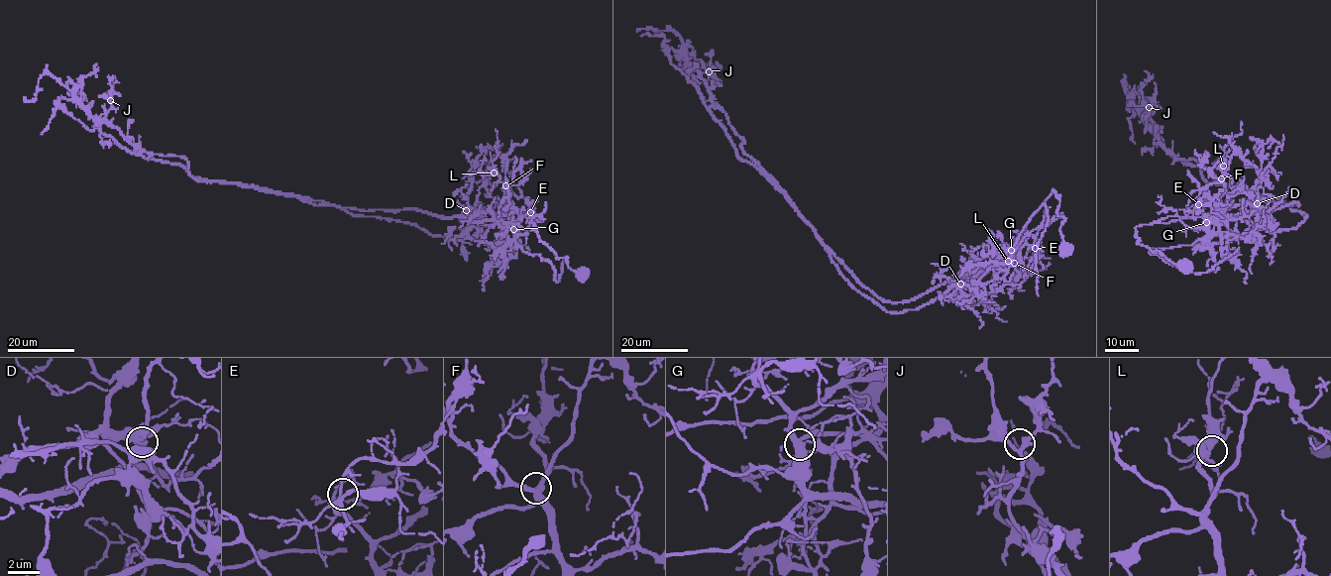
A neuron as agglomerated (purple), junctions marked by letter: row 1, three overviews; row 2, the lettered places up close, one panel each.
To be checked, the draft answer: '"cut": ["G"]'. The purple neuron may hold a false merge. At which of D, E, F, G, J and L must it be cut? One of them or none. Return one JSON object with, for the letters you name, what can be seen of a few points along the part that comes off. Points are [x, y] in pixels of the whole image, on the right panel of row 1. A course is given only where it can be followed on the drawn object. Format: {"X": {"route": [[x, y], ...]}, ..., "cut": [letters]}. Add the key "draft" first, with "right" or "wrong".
{"draft": "right", "G": {"route": [[1206, 222], [1236, 238], [1307, 215], [1208, 184], [1197, 162], [1168, 154], [1125, 82], [1133, 106]]}, "cut": ["G"]}

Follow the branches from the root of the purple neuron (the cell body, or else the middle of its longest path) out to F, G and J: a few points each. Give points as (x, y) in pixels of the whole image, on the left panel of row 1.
F: (580, 274), (569, 268), (567, 257), (556, 258), (536, 231), (499, 219), (505, 185)
G: (580, 274), (569, 268), (567, 257), (556, 258), (536, 231), (499, 219), (500, 226), (513, 229)
J: (580, 274), (536, 231), (499, 219), (312, 205), (200, 182), (184, 158), (145, 153), (101, 120), (110, 100)

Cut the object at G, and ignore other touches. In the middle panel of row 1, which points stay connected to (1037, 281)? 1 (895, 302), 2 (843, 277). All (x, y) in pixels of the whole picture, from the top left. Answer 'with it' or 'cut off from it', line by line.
1: cut off from it
2: with it

